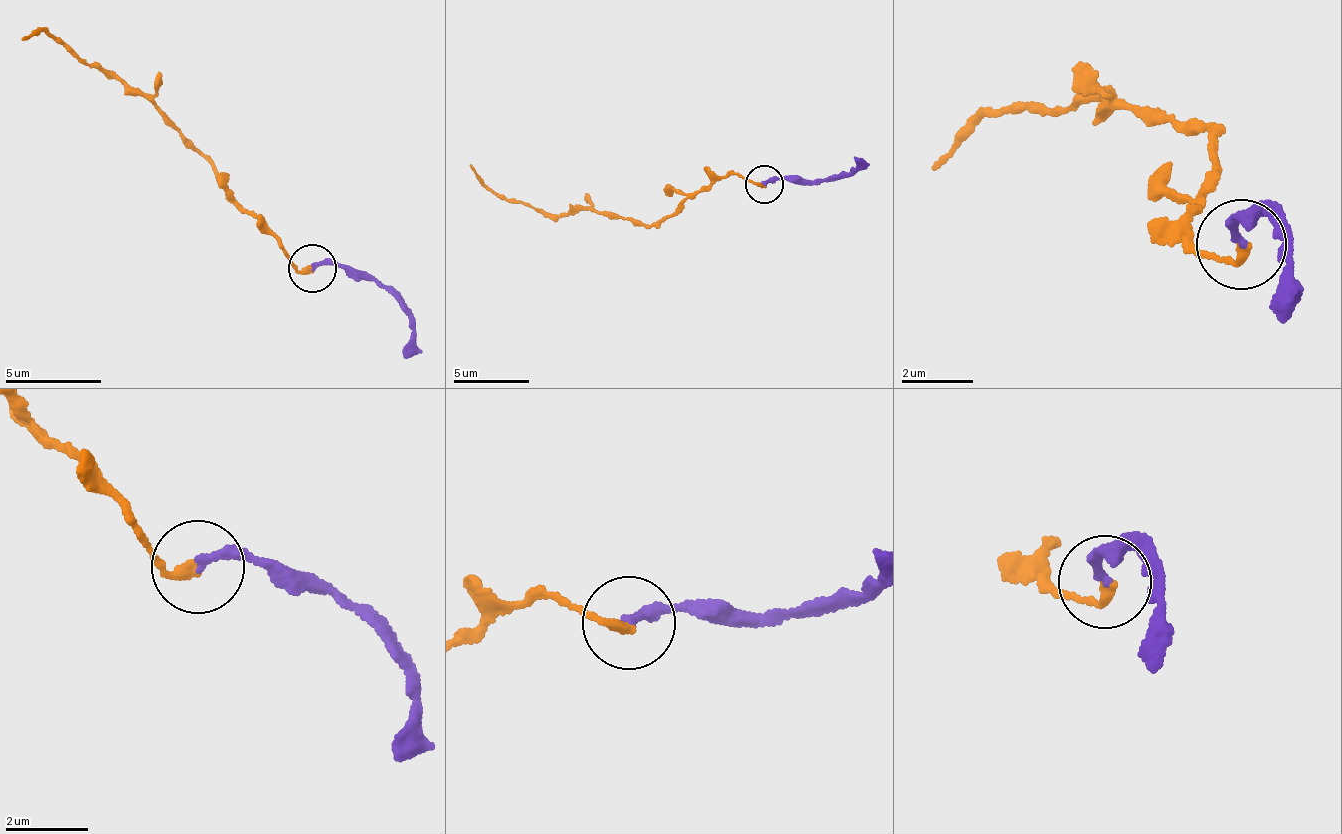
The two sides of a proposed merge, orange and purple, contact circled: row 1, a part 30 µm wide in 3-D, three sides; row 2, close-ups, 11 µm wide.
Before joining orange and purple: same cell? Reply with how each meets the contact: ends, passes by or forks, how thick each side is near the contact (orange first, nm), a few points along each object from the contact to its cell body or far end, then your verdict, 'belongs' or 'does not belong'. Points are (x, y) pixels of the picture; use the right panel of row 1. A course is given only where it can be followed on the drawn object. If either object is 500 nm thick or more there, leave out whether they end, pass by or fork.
orange ends | purple ends | 240/240 nm | orange via (1238, 246), (1225, 260), (1182, 212), (1208, 195), (1205, 129), (1108, 116), (1103, 99), (1027, 106), (929, 171) | purple via (1238, 246), (1263, 198), (1281, 242), (1286, 321) | belongs

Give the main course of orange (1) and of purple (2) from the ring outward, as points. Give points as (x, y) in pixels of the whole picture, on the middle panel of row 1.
1: (763, 182), (709, 182), (667, 216), (648, 223), (596, 209), (557, 215), (506, 200), (481, 185), (469, 163)
2: (763, 182), (809, 183), (850, 171), (859, 160)

